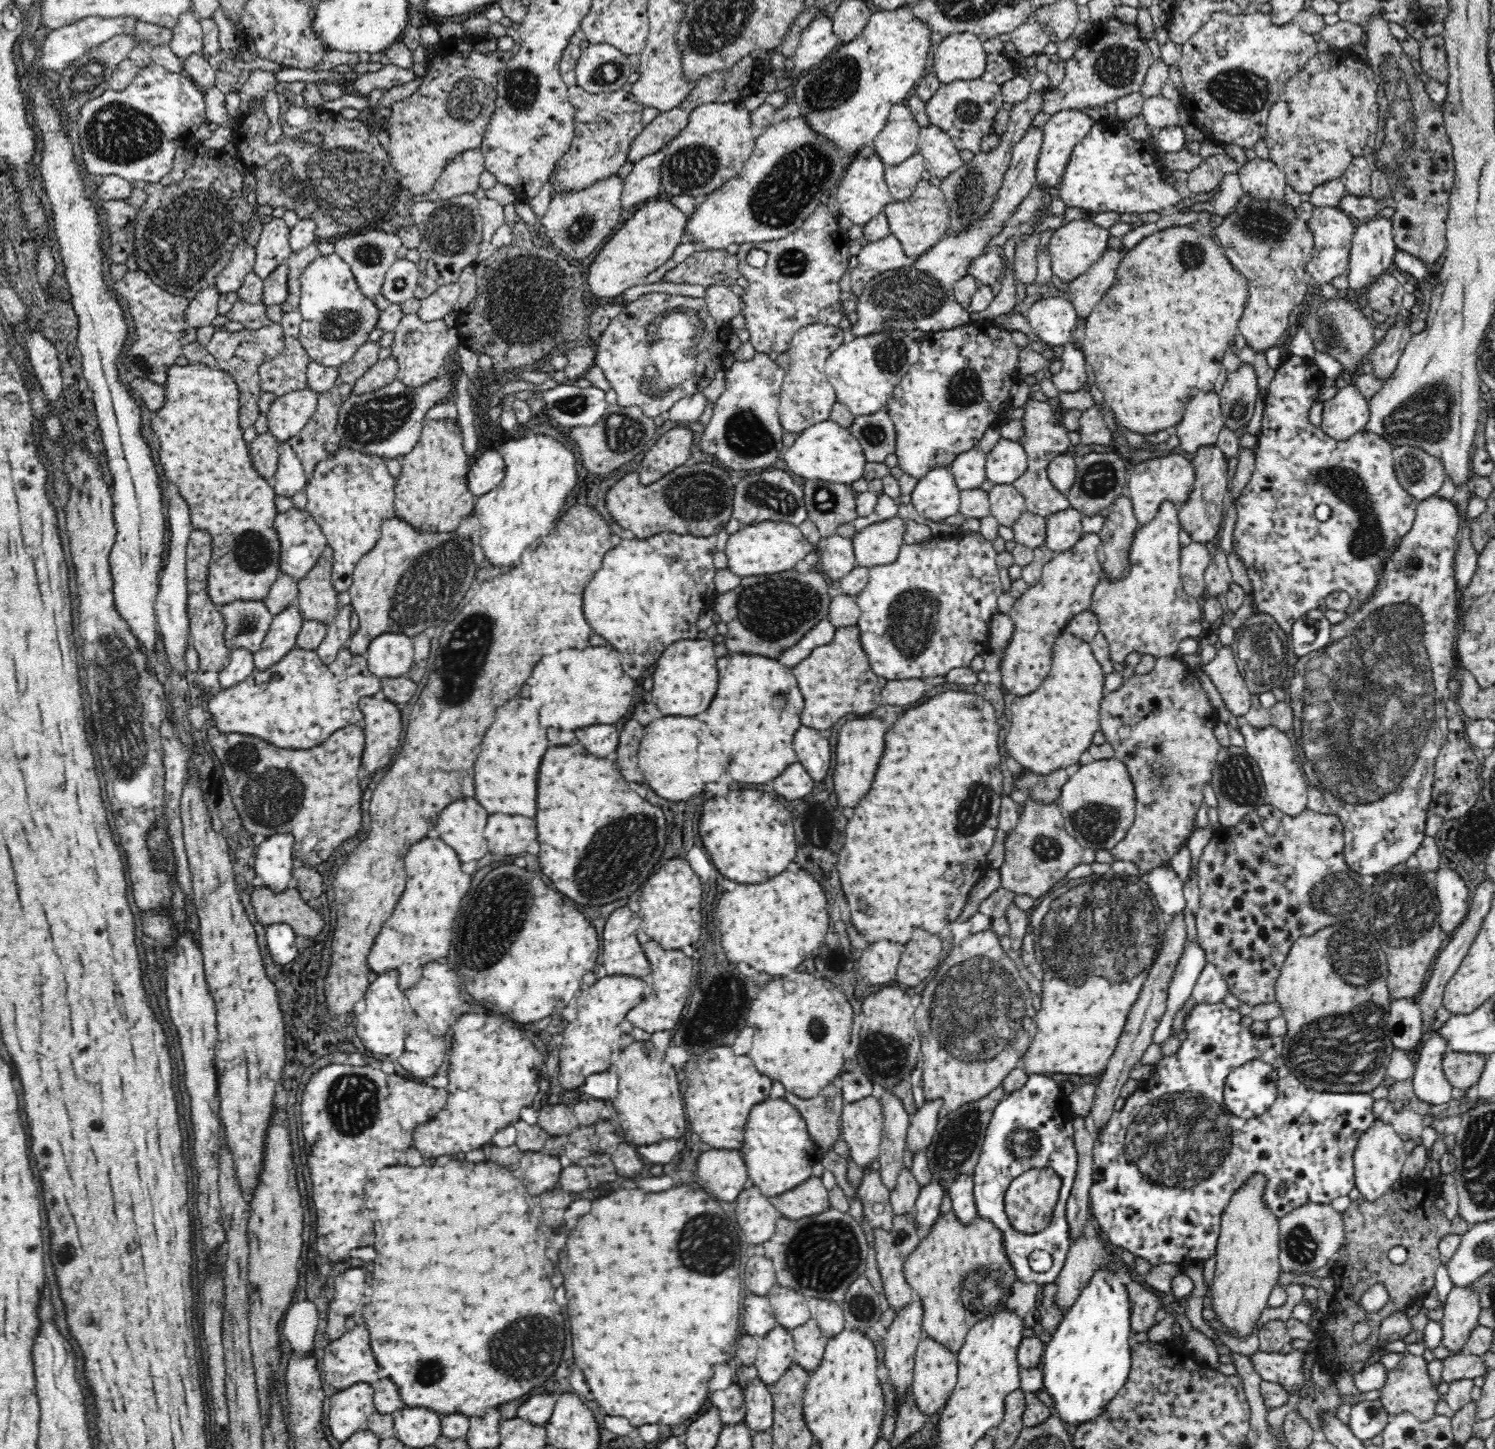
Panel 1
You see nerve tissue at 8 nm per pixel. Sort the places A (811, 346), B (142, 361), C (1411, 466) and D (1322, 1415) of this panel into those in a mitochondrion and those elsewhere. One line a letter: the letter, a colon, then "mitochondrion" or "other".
A: other
B: mitochondrion
C: mitochondrion
D: other

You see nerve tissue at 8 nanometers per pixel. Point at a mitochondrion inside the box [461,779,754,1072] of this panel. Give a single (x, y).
(615, 860)

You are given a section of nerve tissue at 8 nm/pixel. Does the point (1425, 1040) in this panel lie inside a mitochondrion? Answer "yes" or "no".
no

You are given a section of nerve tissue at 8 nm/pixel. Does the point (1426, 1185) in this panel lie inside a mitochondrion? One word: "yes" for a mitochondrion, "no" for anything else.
no

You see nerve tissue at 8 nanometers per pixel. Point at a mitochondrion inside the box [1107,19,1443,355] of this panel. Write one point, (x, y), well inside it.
(1242, 91)

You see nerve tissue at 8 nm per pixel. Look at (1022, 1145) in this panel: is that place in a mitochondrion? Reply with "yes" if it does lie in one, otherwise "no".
yes

